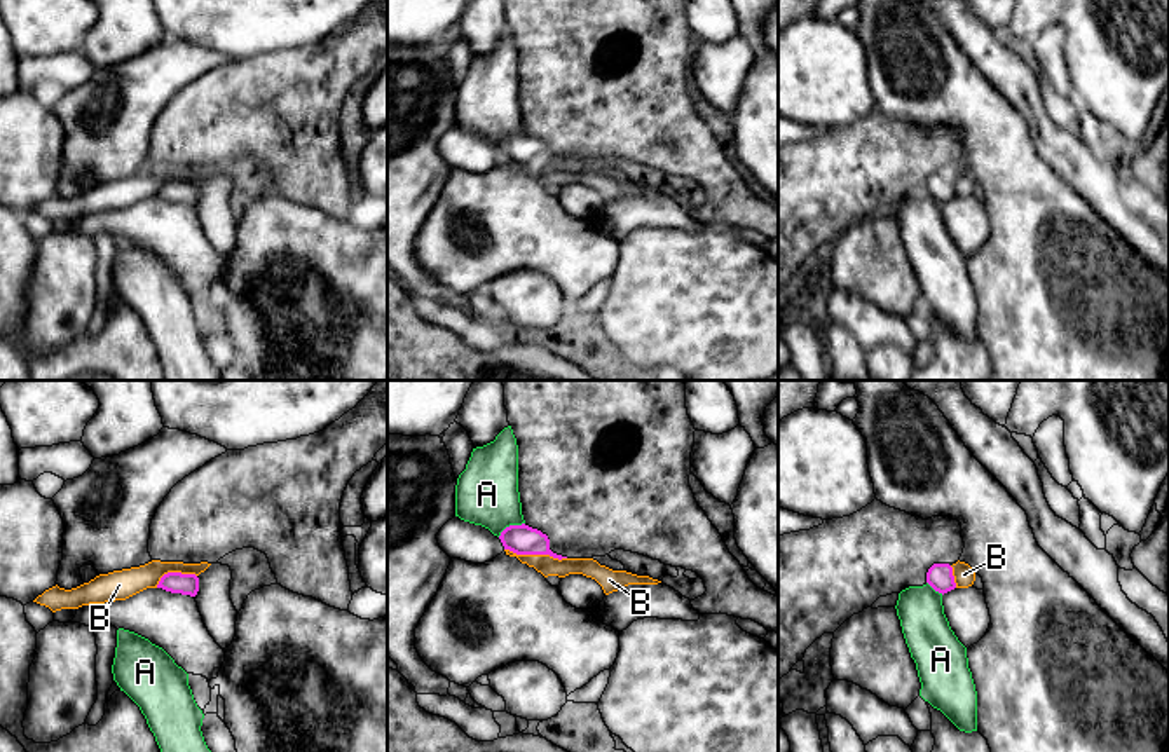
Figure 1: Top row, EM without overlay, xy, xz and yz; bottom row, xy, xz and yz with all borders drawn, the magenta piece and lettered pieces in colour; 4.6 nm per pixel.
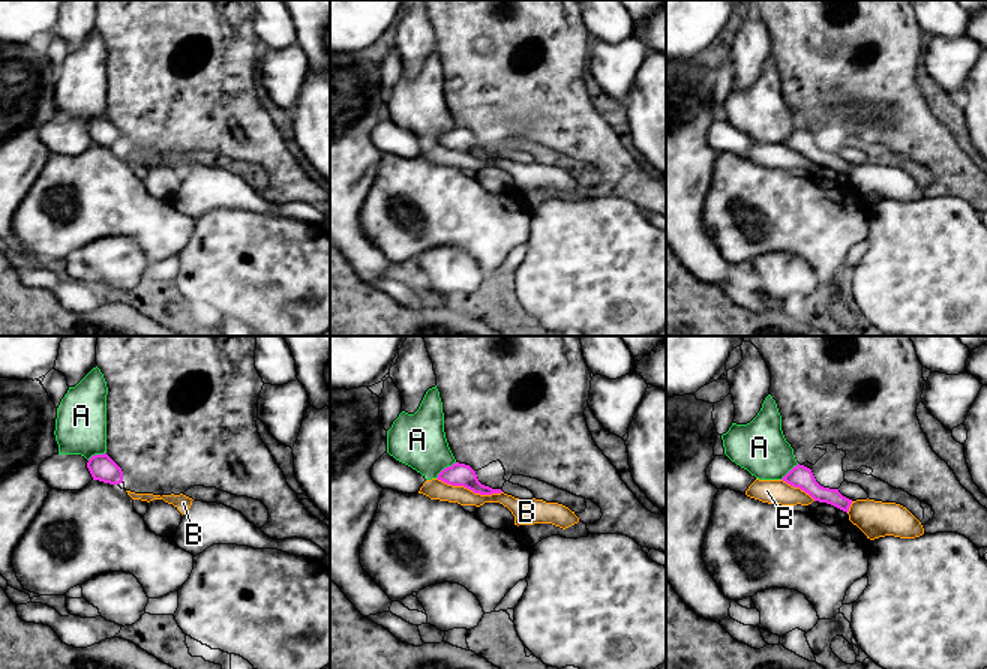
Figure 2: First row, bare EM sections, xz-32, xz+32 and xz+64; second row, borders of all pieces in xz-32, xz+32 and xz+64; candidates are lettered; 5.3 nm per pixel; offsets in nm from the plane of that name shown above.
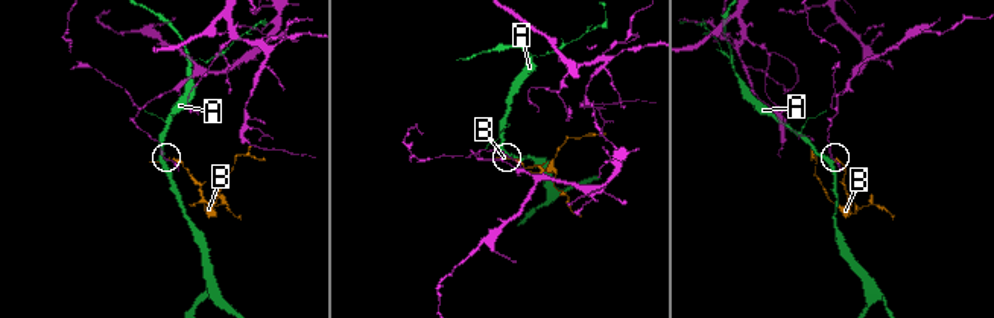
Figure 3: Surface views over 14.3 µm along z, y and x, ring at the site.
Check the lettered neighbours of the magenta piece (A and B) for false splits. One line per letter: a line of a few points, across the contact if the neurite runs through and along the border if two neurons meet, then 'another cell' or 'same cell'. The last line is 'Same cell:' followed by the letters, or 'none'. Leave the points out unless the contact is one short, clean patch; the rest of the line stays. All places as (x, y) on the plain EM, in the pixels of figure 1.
A: line xz (524, 131), (508, 135), (498, 145); another cell
B: another cell
Same cell: none

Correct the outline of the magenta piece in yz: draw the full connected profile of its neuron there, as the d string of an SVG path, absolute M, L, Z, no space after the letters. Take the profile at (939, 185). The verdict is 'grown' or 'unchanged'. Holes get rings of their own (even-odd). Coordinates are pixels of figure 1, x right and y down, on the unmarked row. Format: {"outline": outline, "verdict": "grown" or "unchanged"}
{"outline": "M933 173L926 181L926 192L942 204L954 199L953 176L949 173Z", "verdict": "unchanged"}

